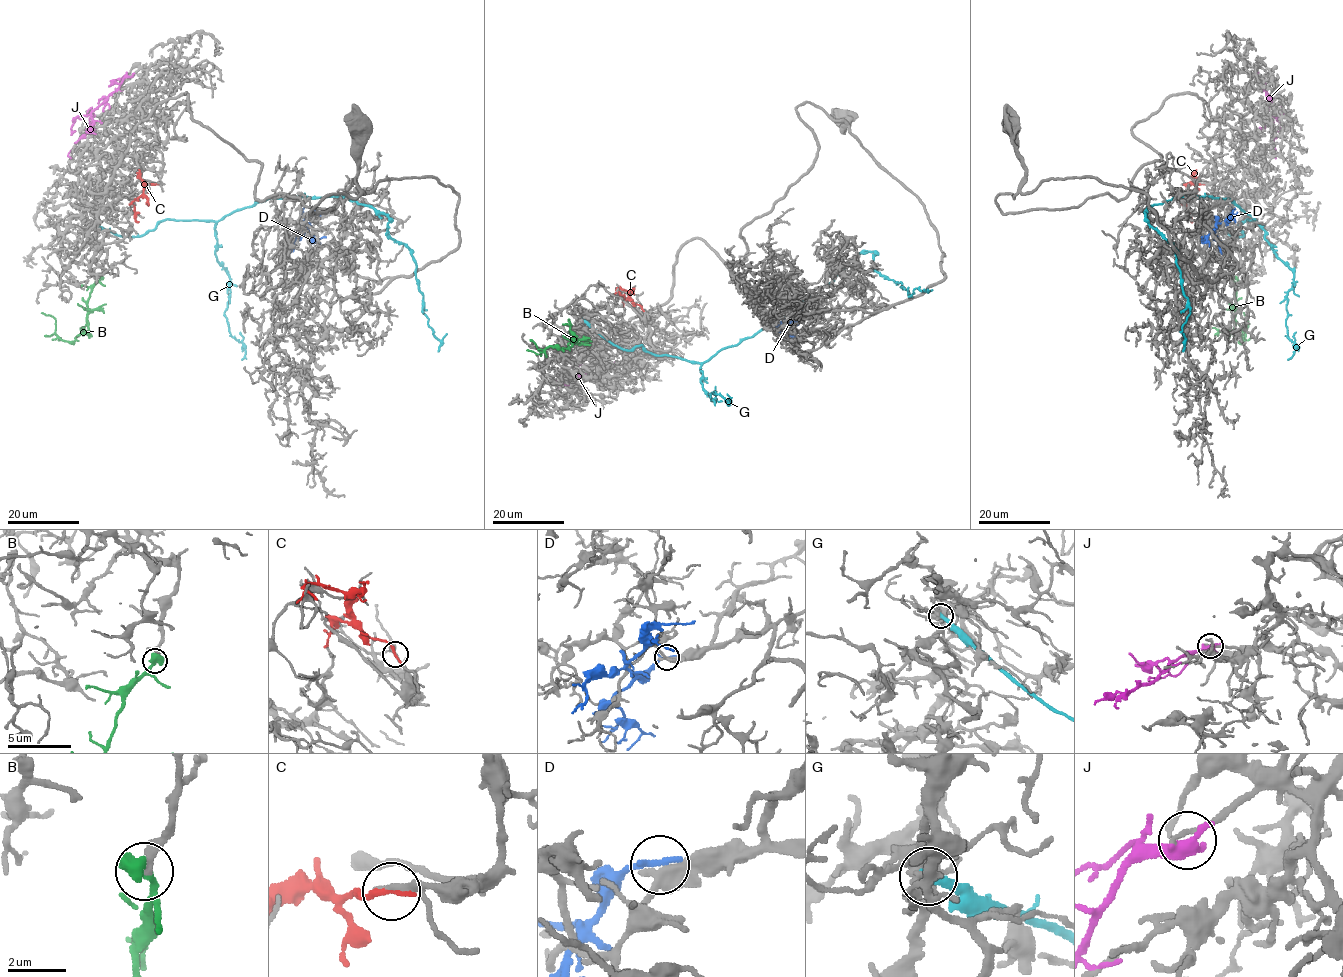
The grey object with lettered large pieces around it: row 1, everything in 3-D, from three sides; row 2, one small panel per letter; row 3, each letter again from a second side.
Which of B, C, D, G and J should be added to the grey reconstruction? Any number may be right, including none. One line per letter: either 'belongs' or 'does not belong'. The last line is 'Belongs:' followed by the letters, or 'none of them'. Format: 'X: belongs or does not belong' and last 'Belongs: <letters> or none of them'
B: belongs
C: does not belong
D: does not belong
G: does not belong
J: does not belong
Belongs: B

